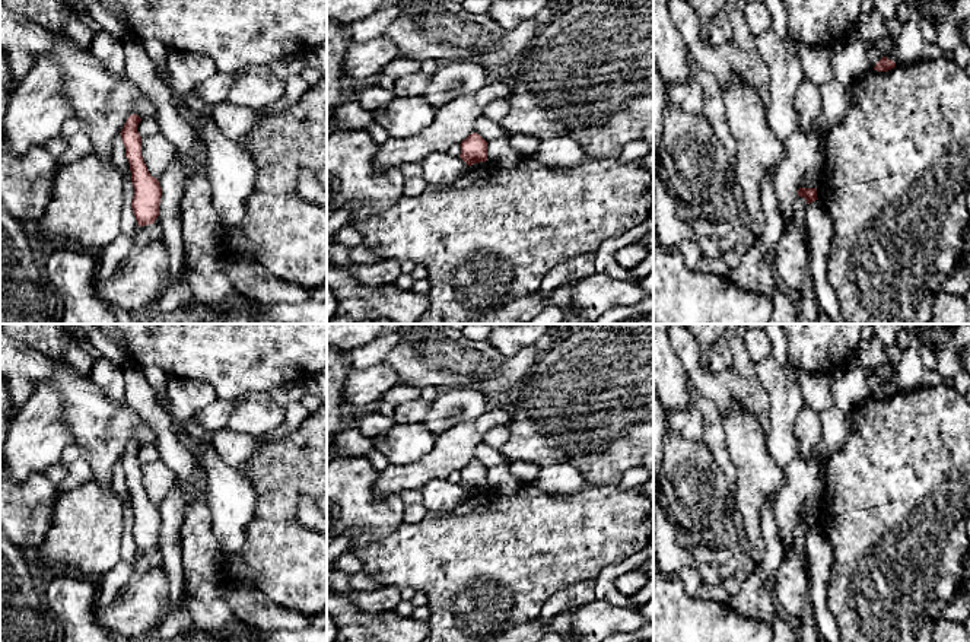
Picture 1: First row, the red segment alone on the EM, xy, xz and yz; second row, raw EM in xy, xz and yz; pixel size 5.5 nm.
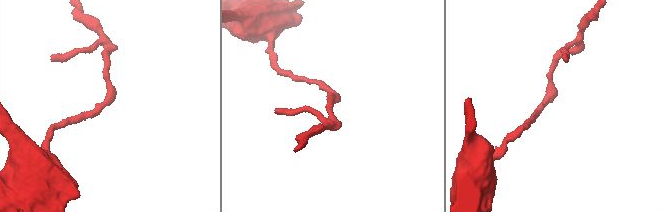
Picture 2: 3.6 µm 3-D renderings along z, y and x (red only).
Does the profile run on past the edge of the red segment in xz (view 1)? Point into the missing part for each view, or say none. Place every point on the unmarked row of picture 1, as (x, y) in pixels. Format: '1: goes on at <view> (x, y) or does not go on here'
1: does not go on here

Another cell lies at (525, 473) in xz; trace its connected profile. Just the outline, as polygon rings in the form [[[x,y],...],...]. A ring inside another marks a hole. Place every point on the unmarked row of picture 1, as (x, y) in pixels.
[[[509,461],[508,468],[522,484],[531,484],[541,467],[532,463]]]

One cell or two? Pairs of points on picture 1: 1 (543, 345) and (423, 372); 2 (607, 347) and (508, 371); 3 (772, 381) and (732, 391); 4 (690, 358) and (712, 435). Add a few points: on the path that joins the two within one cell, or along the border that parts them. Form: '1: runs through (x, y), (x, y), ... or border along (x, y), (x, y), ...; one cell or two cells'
1: border along (534, 345), (540, 355); two cells
2: border along (538, 362), (530, 372); two cells
3: border along (754, 375), (767, 394), (769, 418); two cells
4: border along (692, 385), (709, 399), (721, 415); two cells

